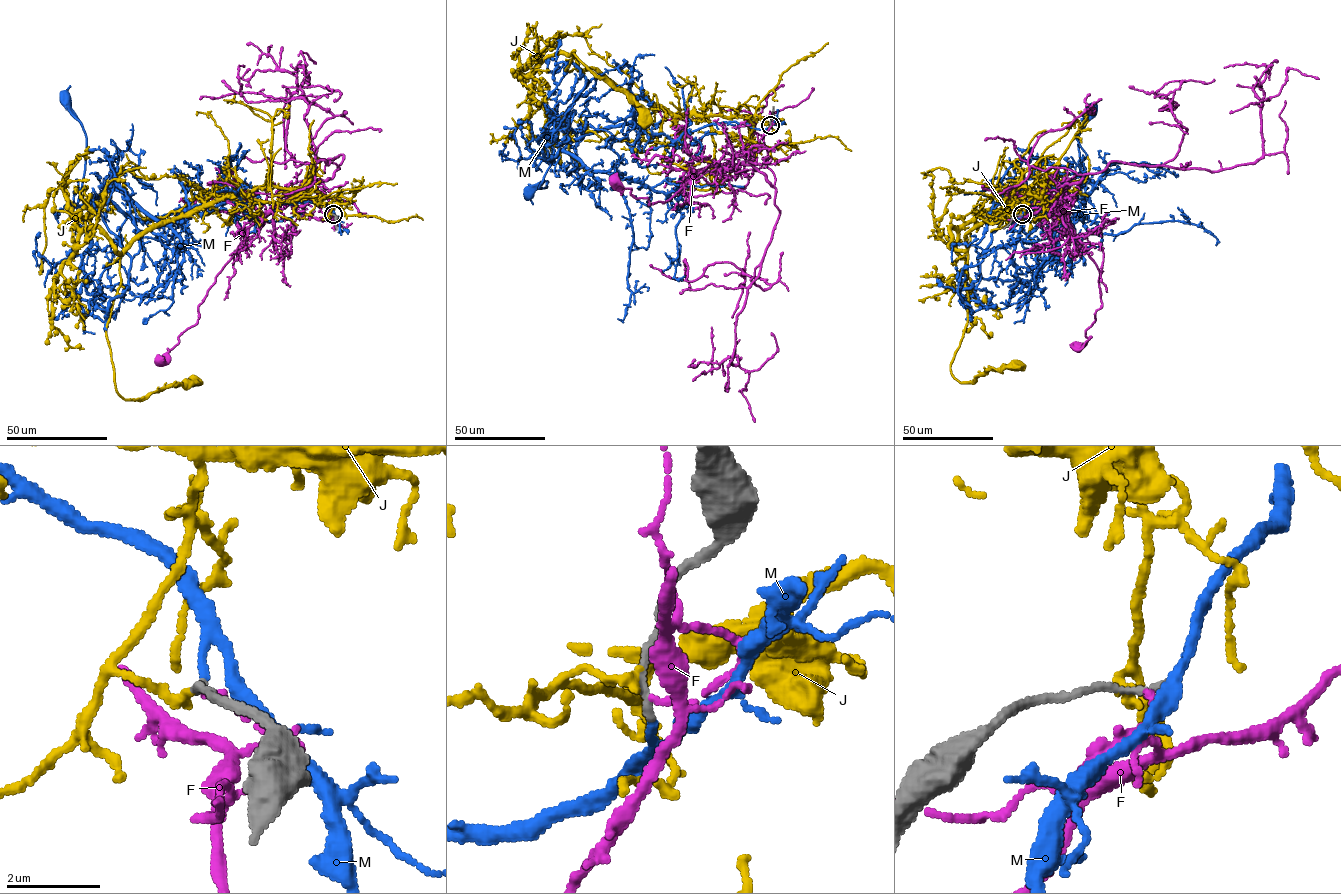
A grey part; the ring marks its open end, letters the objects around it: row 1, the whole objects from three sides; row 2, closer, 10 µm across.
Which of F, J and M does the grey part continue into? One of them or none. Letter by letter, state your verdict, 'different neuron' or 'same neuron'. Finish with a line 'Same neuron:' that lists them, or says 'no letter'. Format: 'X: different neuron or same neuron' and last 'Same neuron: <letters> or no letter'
F: different neuron
J: different neuron
M: same neuron
Same neuron: M

